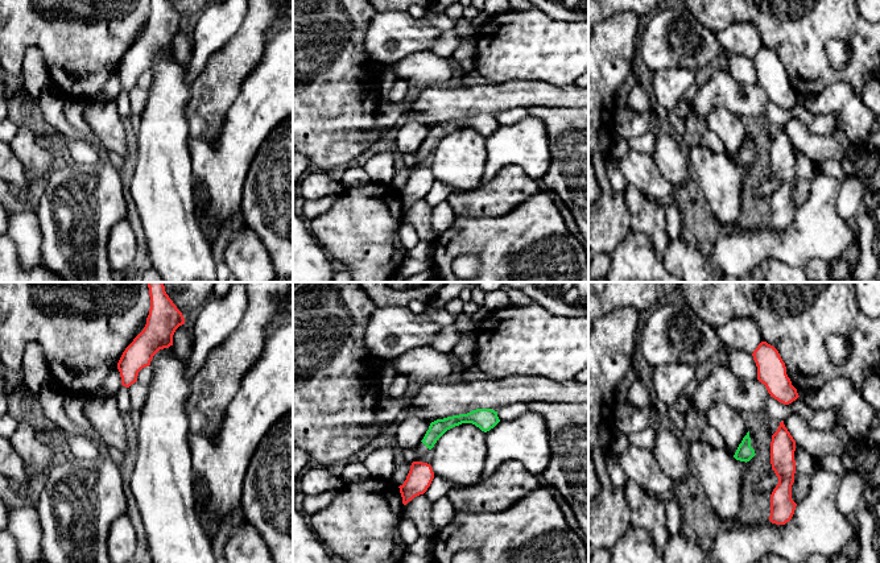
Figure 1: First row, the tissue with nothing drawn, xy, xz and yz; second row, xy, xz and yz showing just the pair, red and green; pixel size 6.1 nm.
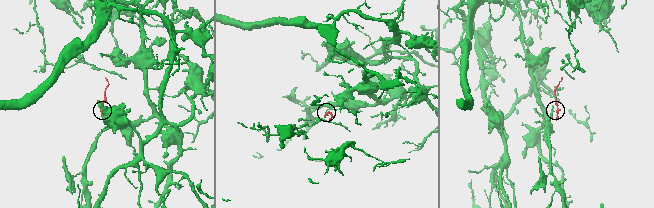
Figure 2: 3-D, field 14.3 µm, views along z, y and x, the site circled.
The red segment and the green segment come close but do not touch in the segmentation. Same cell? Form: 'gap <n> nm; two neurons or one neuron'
gap 90 nm; two neurons

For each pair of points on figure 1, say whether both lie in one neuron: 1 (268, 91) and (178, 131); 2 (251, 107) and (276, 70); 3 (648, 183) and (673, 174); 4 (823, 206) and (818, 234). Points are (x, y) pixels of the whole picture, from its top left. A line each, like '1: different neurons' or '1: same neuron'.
1: different neurons
2: same neuron
3: different neurons
4: same neuron

